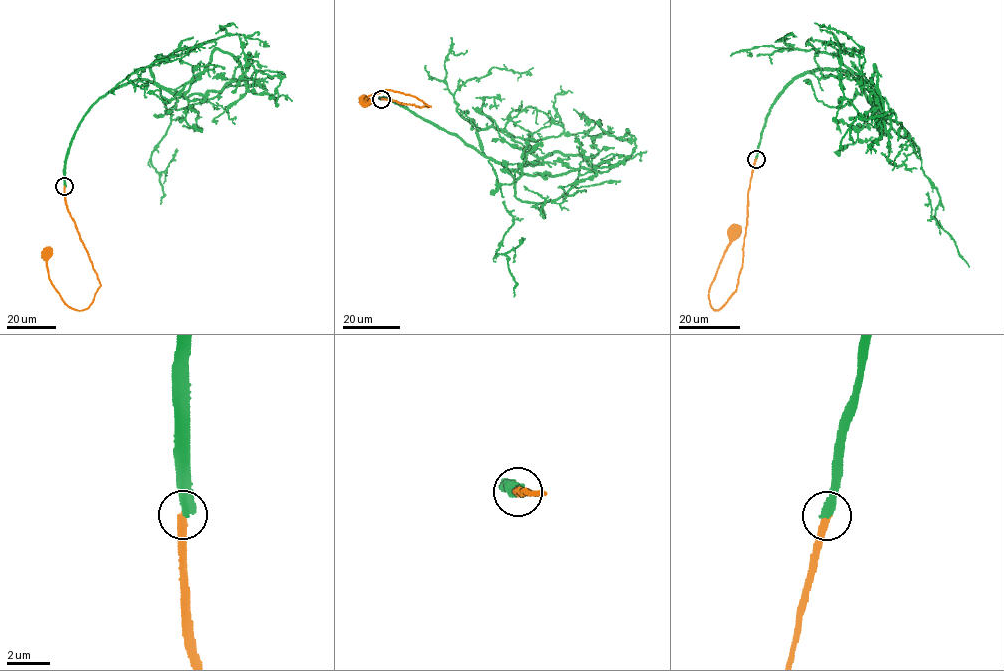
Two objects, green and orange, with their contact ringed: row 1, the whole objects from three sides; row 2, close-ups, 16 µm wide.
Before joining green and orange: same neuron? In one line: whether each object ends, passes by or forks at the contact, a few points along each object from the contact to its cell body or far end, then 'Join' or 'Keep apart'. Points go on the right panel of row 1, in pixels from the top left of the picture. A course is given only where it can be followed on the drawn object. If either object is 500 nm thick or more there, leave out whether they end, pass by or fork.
At the ring green ends. At the ring orange ends. Course of green: (756, 158), (769, 109), (804, 73), (847, 72), (878, 127), (892, 115), (860, 118), (838, 80), (837, 42). Course of orange: (756, 159), (748, 192), (743, 261), (735, 292), (725, 304), (713, 309), (708, 290), (734, 230). Keep apart

